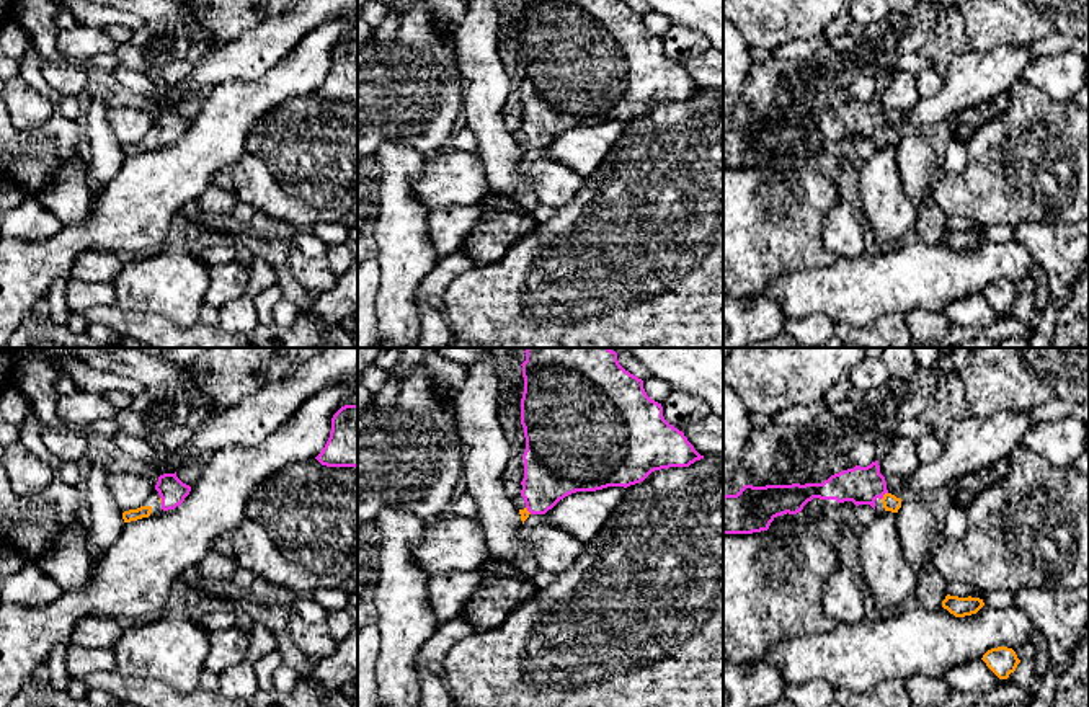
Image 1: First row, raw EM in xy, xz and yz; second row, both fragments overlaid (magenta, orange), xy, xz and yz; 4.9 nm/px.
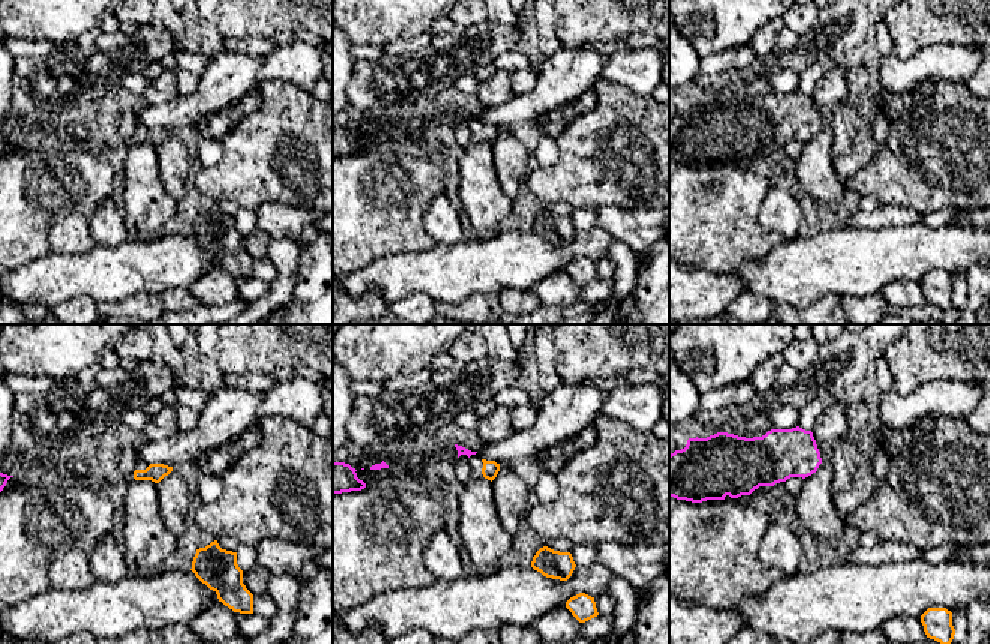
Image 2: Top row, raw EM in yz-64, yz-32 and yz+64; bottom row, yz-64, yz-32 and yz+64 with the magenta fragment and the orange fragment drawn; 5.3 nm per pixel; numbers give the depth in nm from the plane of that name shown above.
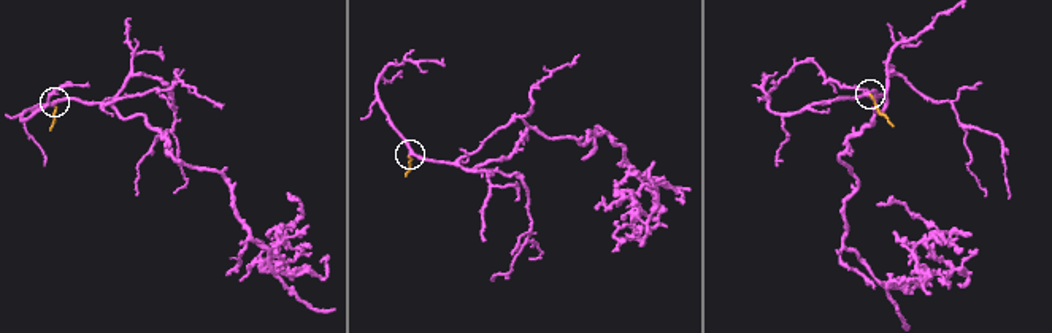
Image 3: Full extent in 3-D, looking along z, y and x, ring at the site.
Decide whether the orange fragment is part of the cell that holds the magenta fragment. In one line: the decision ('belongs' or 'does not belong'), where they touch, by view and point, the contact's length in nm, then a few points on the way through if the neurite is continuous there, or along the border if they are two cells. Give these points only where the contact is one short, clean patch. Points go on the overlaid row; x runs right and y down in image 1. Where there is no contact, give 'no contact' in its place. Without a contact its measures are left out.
belongs; meets magenta in yz at (884, 493); contact 50 nm long; runs through yz (862, 485), (872, 485), (884, 493), (890, 502)

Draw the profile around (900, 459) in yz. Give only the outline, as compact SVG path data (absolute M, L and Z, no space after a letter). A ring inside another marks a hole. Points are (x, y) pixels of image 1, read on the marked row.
M896 438L895 442L882 454L880 474L908 478L921 465L918 460L918 444L913 438Z

